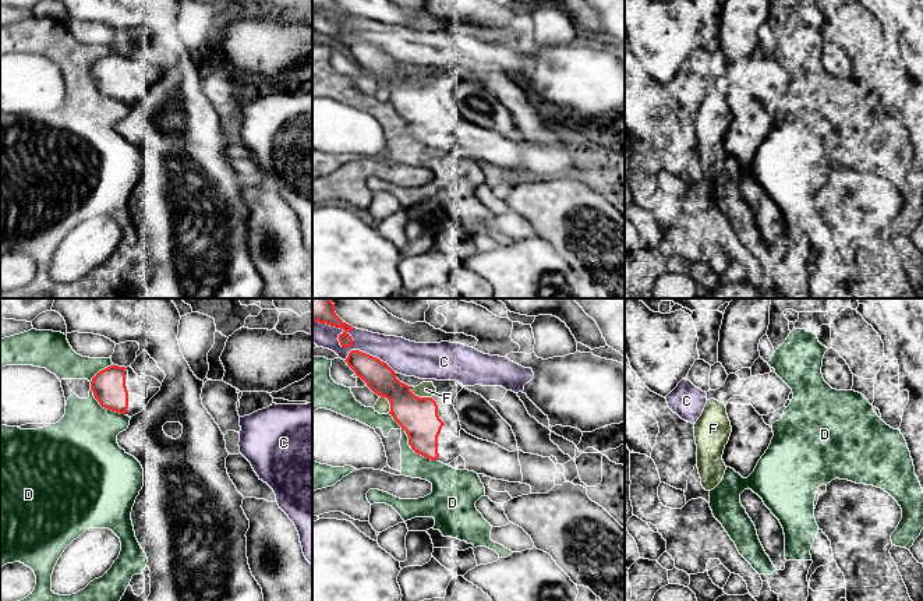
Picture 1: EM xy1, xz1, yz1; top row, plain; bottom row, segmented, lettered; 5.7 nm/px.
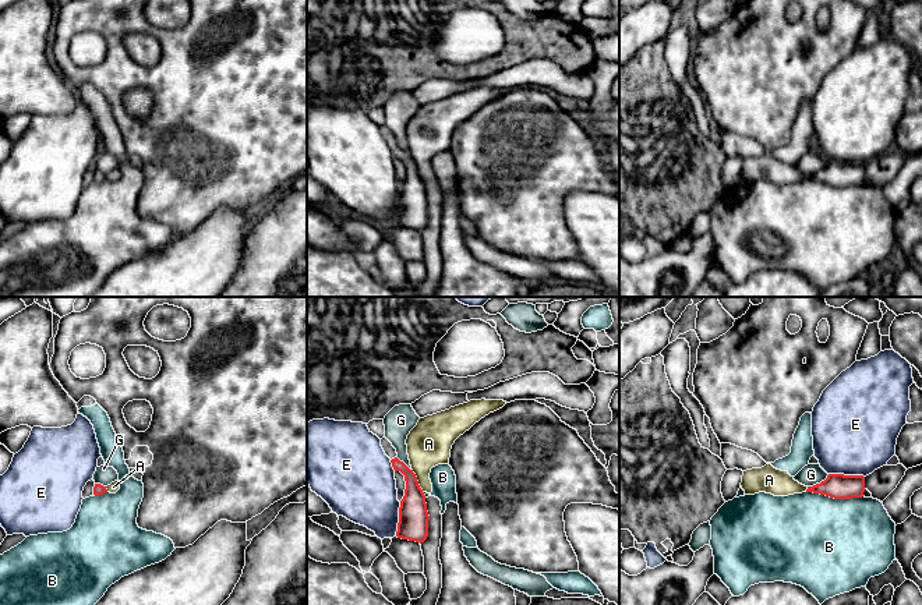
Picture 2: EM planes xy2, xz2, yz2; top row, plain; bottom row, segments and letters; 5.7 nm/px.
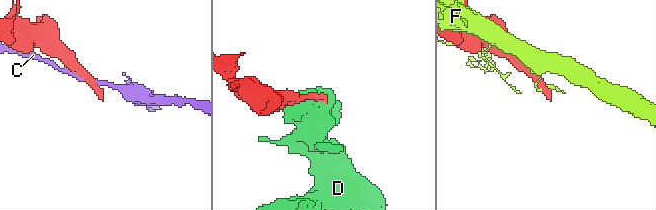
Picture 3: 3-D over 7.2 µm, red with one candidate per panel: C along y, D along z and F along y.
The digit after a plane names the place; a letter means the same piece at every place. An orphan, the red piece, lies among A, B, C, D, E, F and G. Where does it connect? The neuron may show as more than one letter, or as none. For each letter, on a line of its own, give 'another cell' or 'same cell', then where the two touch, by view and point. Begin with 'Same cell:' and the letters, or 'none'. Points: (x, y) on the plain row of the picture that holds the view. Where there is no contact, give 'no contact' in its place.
Same cell: none
A: another cell; contact xz2 (417, 169)
B: another cell; contact yz2 (834, 186)
C: another cell; contact xz1 (352, 32)
D: another cell; contact xy1 (105, 95)
E: another cell; contact yz2 (847, 163)
F: another cell; contact xz1 (420, 85)
G: another cell; contact yz2 (818, 172)

